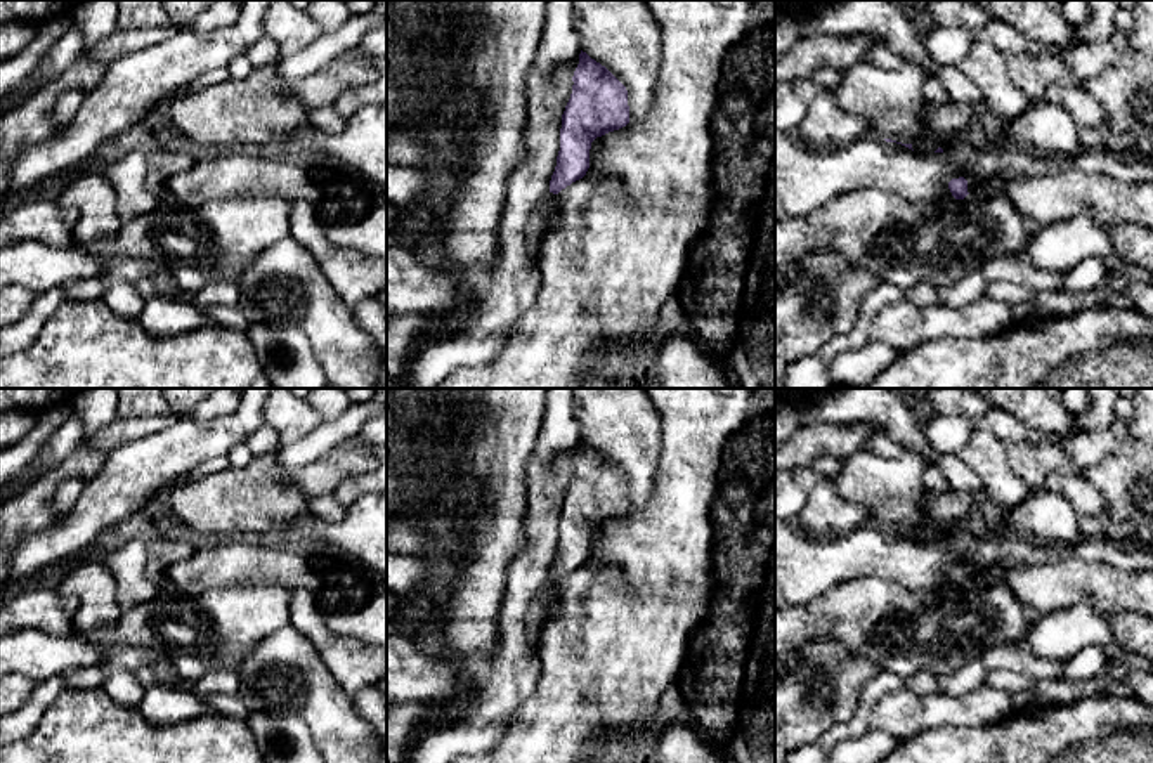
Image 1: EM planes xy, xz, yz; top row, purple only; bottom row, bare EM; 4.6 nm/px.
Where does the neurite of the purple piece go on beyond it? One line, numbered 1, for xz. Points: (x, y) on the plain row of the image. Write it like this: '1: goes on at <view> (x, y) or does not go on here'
1: goes on at xz (545, 599)

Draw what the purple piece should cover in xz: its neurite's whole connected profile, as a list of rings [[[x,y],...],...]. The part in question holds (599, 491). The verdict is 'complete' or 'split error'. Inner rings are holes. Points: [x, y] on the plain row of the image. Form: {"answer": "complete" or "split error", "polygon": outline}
{"answer": "split error", "polygon": [[[583,439],[572,470],[572,482],[562,503],[560,539],[550,583],[537,595],[529,614],[529,629],[536,645],[555,600],[555,584],[583,567],[590,557],[591,531],[629,512],[626,475]]]}

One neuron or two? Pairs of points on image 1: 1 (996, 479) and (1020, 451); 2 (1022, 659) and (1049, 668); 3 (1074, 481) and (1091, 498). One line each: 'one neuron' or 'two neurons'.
1: two neurons
2: one neuron
3: one neuron

